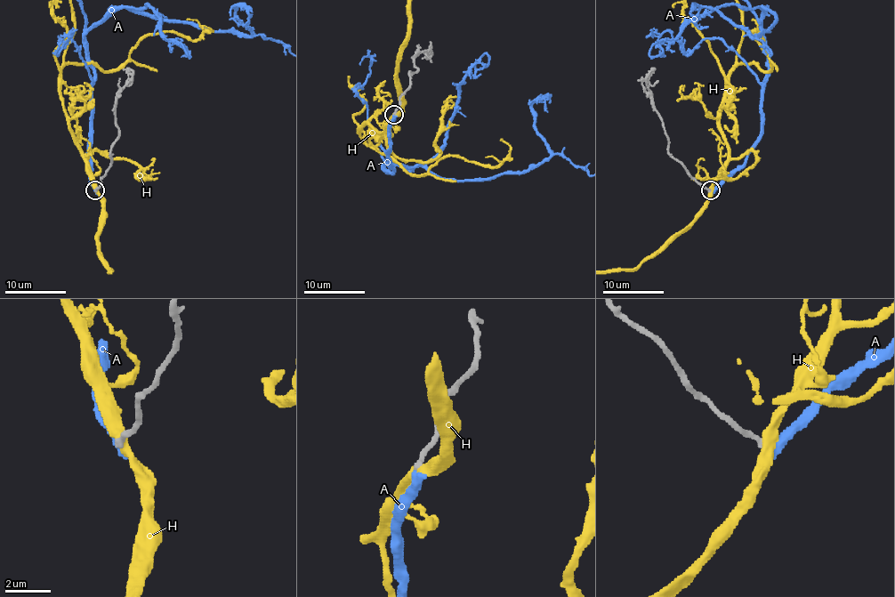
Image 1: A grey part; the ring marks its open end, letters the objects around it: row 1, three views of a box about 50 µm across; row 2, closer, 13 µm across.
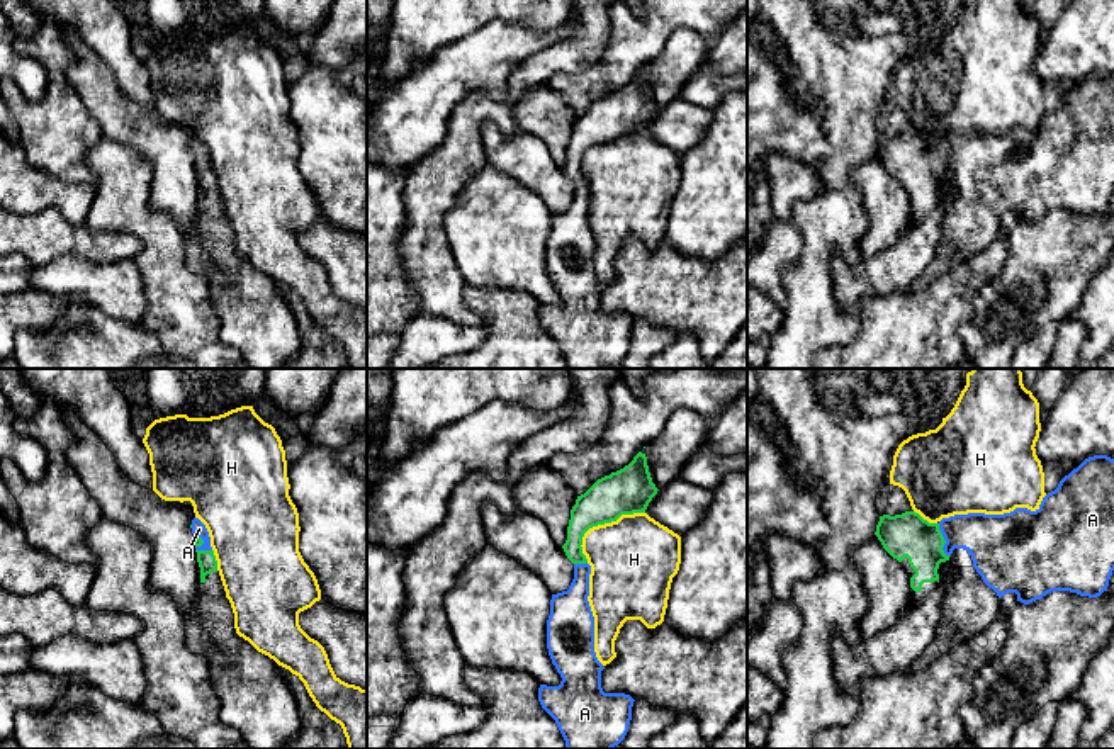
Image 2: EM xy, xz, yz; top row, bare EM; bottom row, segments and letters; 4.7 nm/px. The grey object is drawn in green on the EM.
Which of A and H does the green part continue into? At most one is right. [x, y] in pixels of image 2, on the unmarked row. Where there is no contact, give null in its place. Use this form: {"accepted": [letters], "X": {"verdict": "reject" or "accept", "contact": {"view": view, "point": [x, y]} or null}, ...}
{"accepted": ["A"], "A": {"verdict": "accept", "contact": {"view": "yz", "point": [945, 160]}}, "H": {"verdict": "reject", "contact": {"view": "xz", "point": [600, 143]}}}

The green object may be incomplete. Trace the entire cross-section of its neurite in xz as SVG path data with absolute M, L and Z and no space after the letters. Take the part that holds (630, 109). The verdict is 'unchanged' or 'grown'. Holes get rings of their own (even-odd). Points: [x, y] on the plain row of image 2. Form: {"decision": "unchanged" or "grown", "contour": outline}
{"decision": "grown", "contour": "M639 71L628 85L577 115L571 129L562 168L574 183L574 199L567 211L552 214L547 239L547 268L562 301L538 307L538 321L555 340L567 369L618 365L628 352L635 321L601 307L603 284L594 272L594 236L588 221L591 185L582 173L582 156L622 134L645 132L657 110L647 76Z"}

